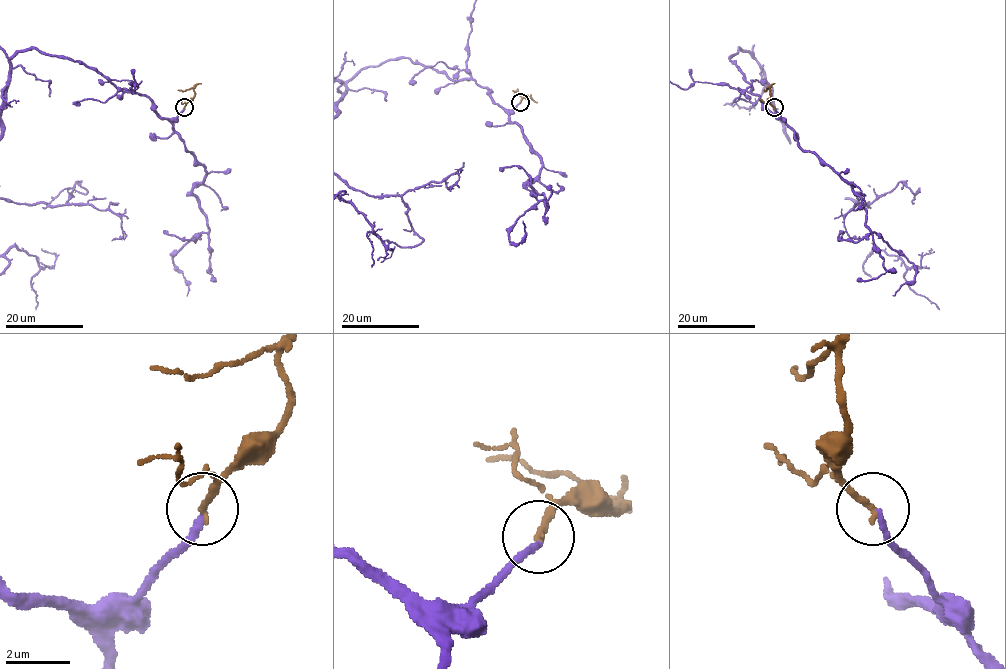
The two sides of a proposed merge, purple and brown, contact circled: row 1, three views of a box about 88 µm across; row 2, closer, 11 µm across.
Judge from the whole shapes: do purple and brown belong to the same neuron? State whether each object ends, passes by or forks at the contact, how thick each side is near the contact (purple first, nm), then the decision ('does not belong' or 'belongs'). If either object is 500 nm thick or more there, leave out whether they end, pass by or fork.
purple ends | brown ends | 180/200 nm | does not belong

